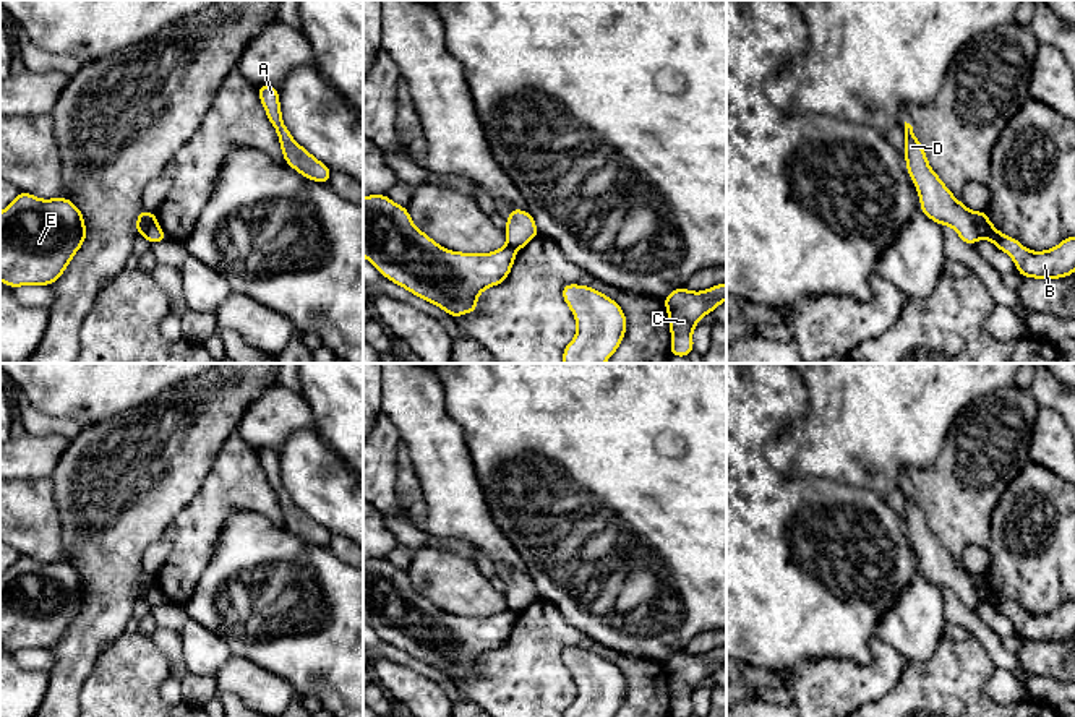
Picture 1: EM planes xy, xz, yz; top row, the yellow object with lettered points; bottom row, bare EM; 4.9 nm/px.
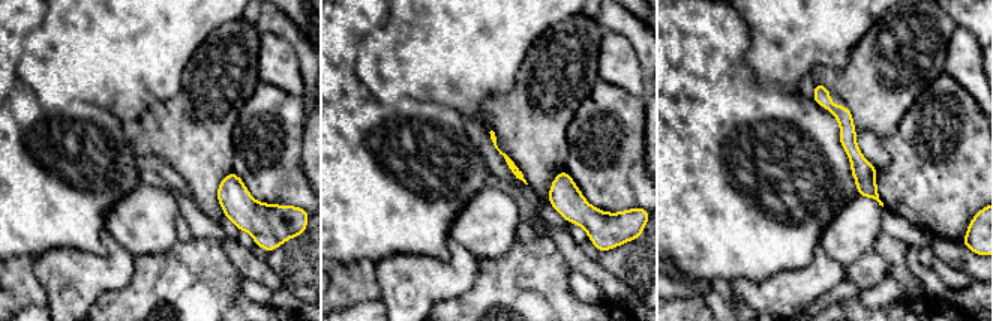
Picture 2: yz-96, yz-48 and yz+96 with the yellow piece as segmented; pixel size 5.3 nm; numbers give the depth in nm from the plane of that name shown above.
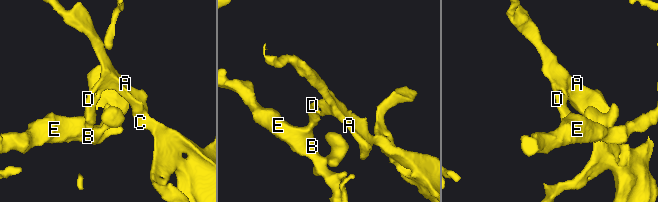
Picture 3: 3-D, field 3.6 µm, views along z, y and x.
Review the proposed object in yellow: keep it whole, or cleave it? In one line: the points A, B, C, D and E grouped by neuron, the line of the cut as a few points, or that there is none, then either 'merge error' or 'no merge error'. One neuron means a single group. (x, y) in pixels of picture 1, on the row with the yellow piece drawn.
A C D / B E | yz (973, 213), (980, 237) | merge error

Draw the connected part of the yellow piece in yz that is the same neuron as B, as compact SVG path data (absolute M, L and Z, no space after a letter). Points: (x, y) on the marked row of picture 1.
M984 211L974 213L979 238L992 242L1000 251L1012 256L1023 277L1059 279L1075 273L1075 237L1064 238L1046 251L1031 251L1017 238L999 232Z

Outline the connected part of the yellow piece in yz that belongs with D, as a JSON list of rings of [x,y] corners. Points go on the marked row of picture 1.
[[[906,122],[905,161],[919,195],[921,213],[939,225],[950,225],[965,243],[974,245],[979,240],[974,213],[960,203],[931,169],[926,151]]]

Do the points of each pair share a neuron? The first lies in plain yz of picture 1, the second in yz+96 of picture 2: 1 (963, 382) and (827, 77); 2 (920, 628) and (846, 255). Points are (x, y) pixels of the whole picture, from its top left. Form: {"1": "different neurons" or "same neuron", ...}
{"1": "different neurons", "2": "same neuron"}

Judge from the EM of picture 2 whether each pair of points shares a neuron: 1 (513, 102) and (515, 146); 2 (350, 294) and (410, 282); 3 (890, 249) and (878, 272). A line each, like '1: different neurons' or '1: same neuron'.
1: same neuron
2: different neurons
3: different neurons

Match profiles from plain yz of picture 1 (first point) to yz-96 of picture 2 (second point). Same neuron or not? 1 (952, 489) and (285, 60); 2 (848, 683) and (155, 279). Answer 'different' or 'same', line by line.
1: different
2: different

